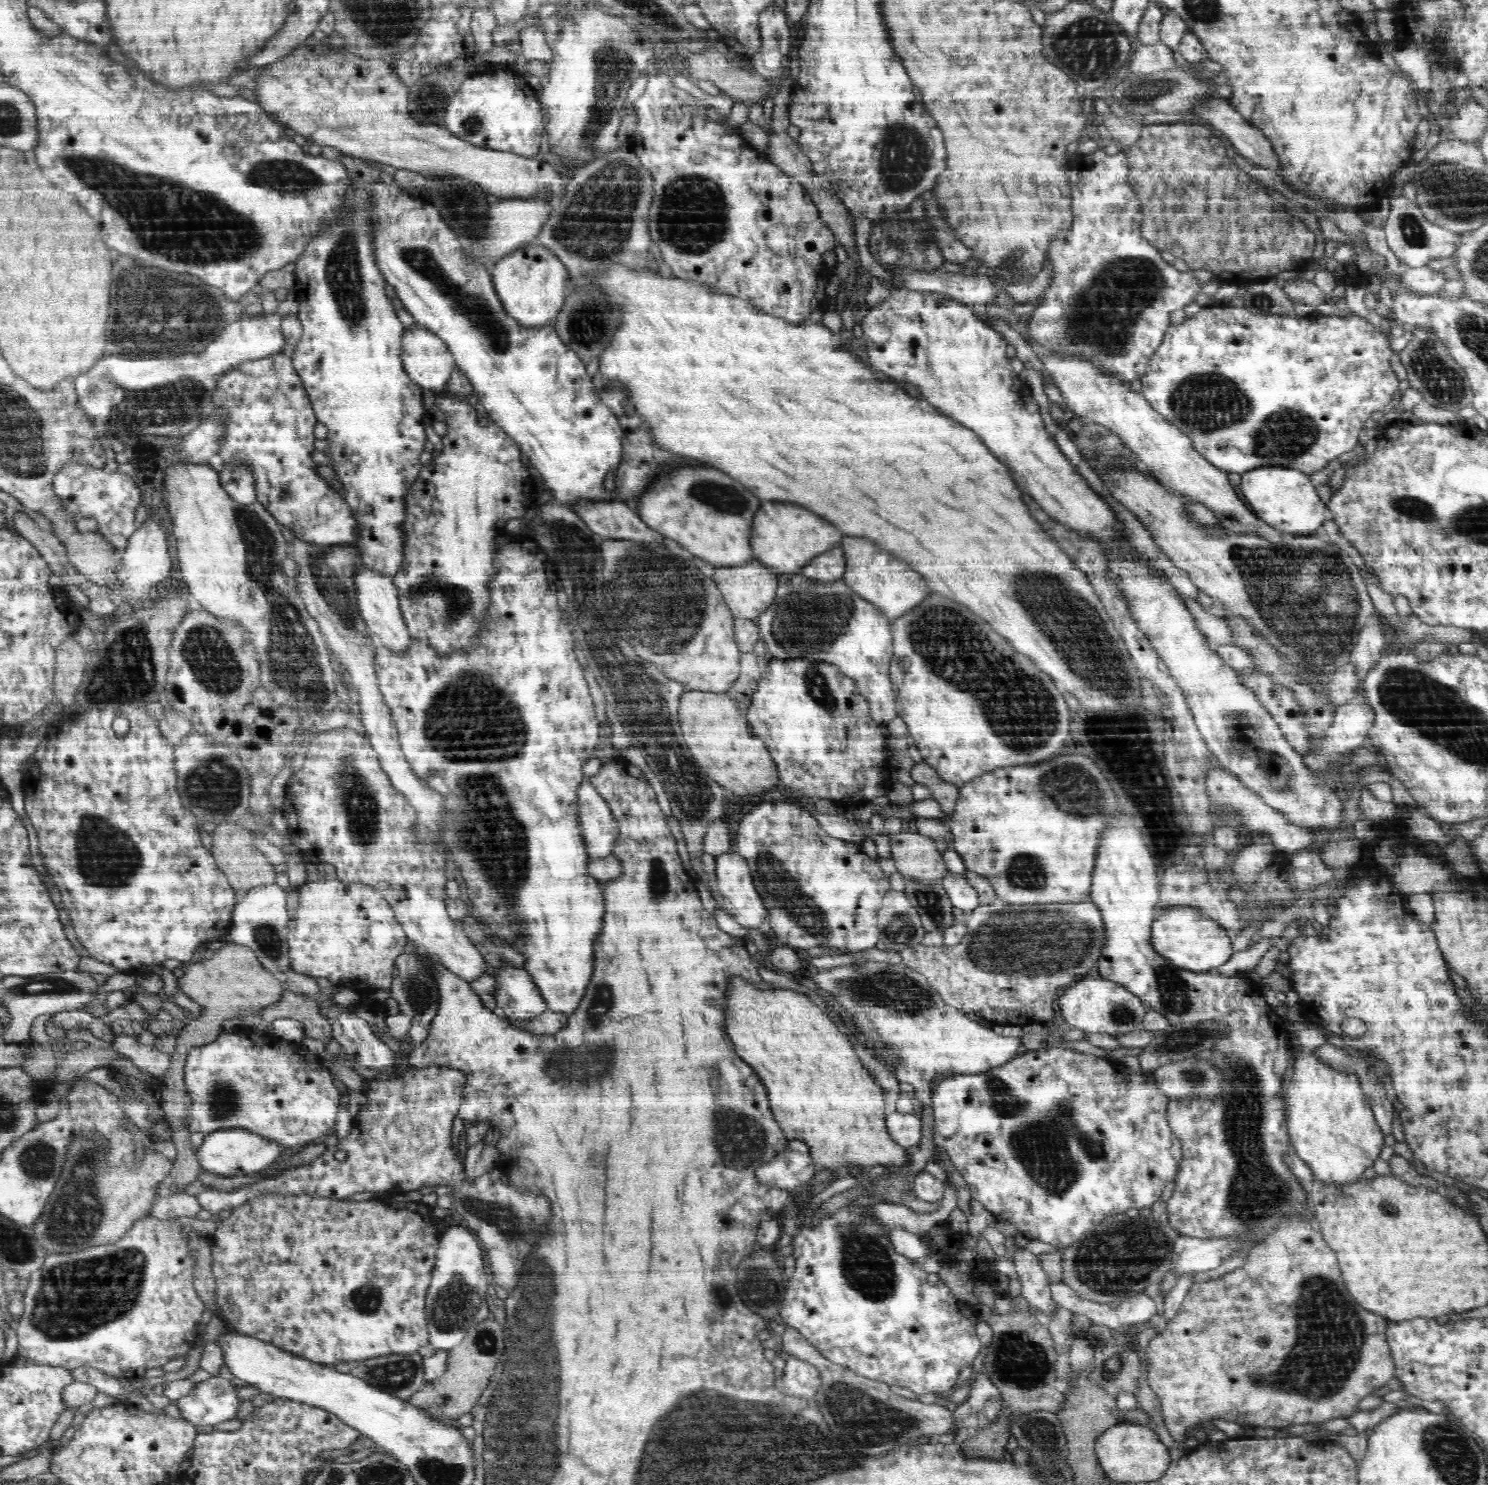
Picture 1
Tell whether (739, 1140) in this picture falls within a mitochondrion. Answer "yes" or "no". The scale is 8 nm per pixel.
yes

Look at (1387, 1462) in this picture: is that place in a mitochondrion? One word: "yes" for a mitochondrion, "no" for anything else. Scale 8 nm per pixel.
no

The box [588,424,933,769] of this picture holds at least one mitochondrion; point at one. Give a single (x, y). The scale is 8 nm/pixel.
(657, 600)

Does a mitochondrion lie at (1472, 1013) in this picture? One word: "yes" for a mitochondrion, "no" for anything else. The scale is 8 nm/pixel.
no

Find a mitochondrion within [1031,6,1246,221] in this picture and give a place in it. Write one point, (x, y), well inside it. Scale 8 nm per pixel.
(1088, 47)

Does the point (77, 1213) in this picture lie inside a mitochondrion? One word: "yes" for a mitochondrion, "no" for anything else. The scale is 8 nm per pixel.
yes

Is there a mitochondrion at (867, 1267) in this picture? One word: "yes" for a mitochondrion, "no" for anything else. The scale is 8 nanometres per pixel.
yes

